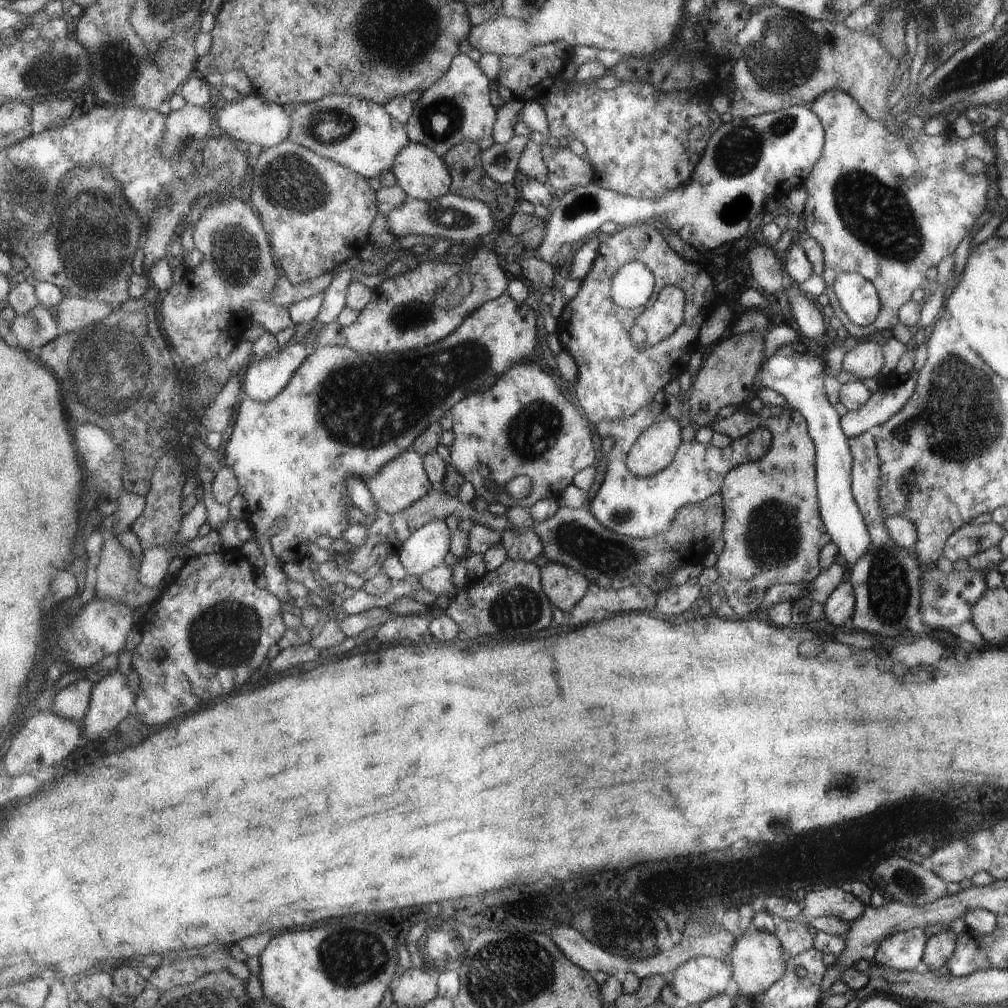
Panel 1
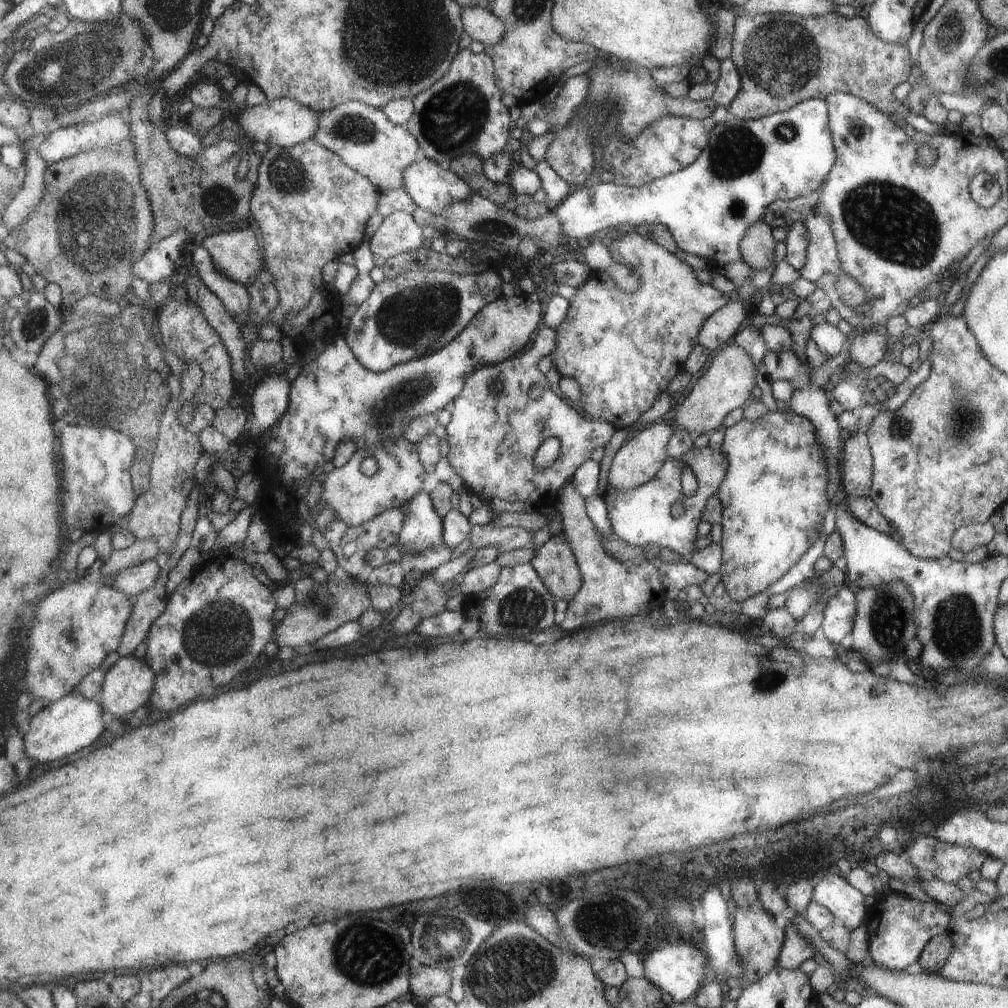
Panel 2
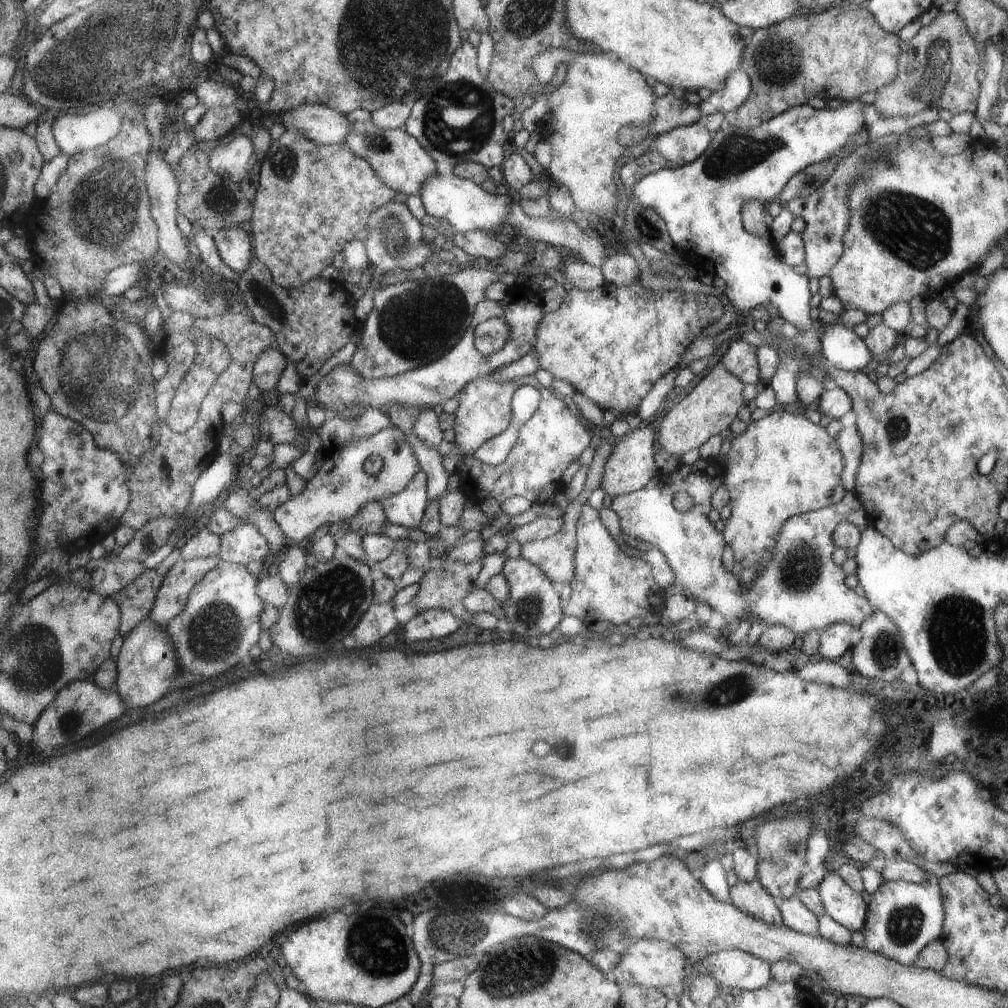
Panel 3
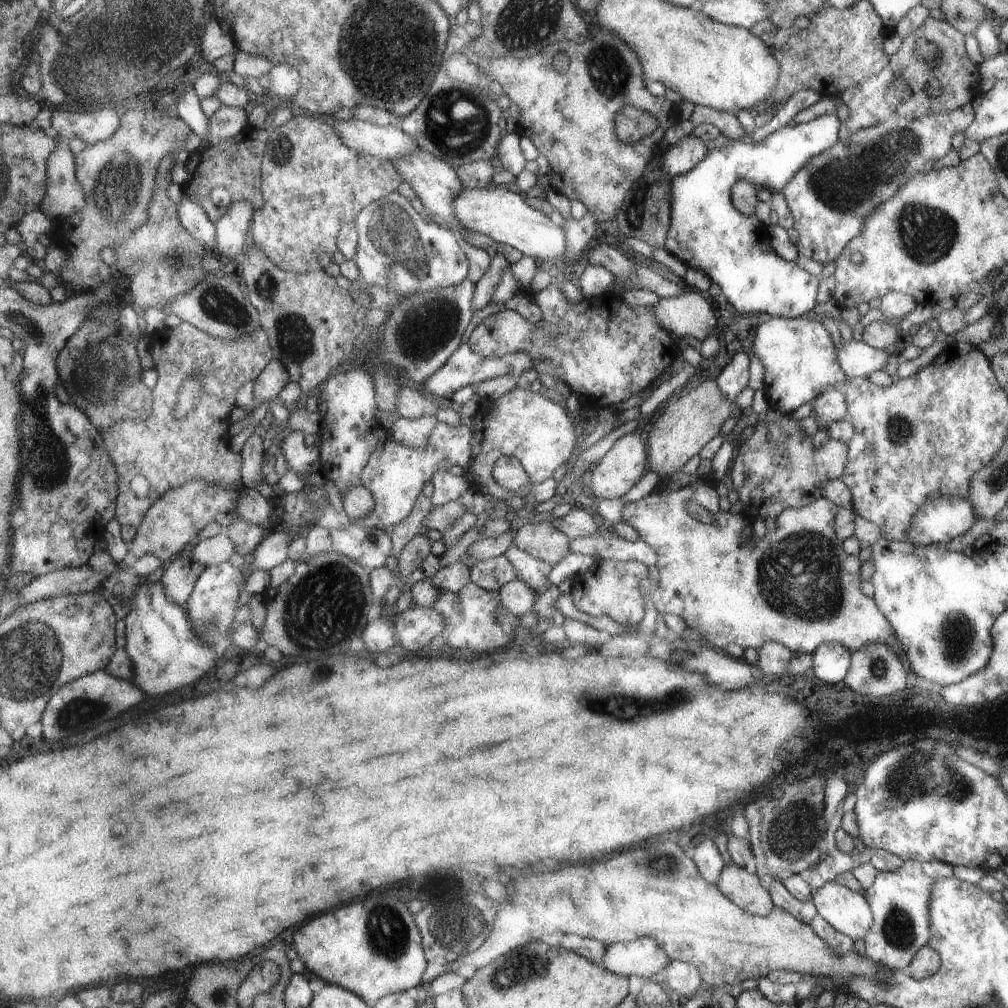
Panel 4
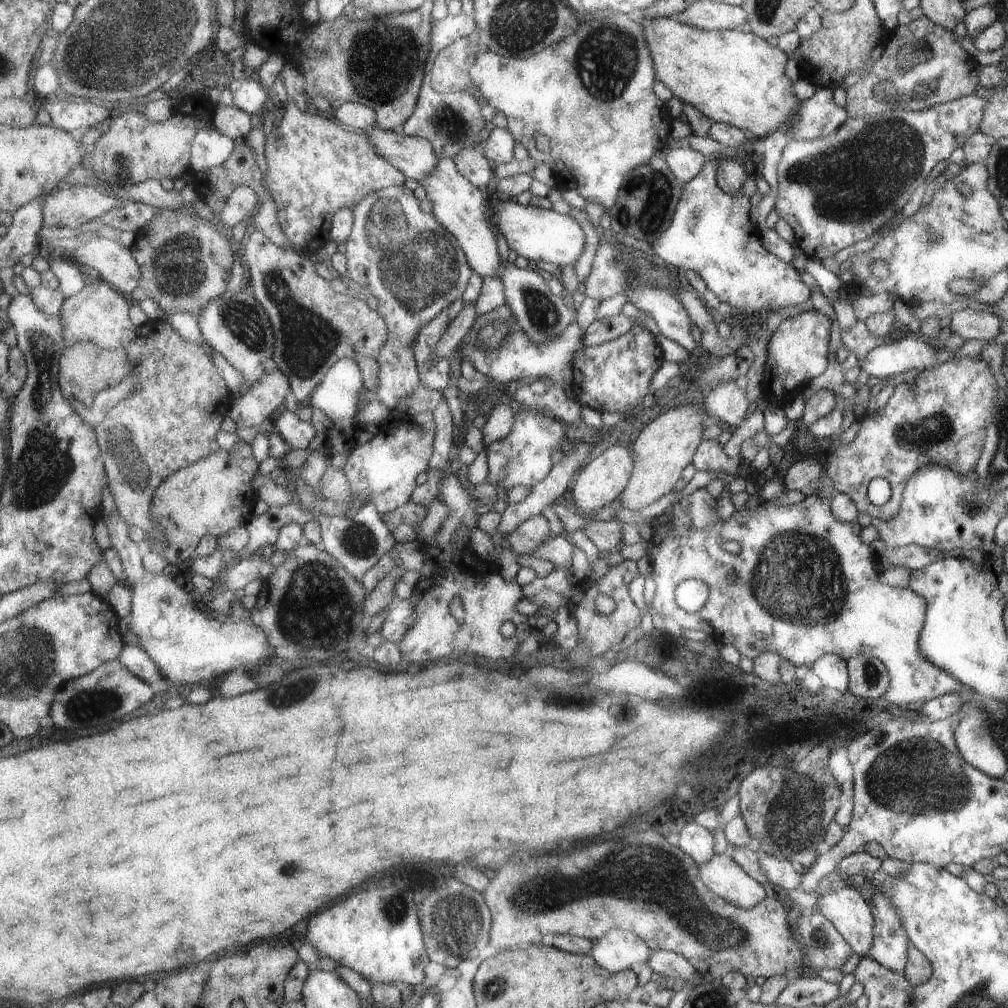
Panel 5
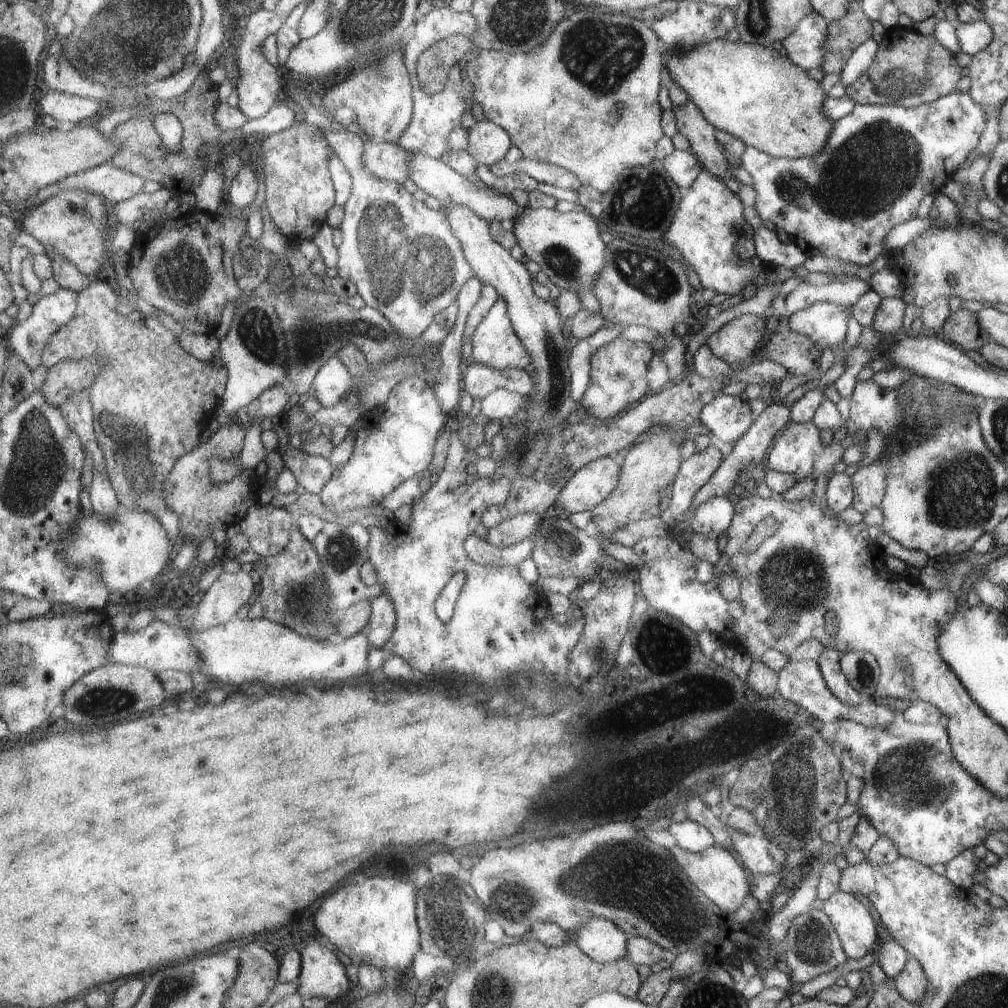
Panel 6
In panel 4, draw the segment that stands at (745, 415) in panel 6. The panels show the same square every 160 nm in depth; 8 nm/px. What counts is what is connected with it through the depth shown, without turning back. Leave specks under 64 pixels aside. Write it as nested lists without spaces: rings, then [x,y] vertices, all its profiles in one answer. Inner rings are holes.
[[[743,351],[737,352],[716,377],[719,388],[727,395],[727,398],[730,398],[730,401],[735,406],[735,414],[731,417],[742,414],[735,400],[748,387],[751,372],[750,355]]]

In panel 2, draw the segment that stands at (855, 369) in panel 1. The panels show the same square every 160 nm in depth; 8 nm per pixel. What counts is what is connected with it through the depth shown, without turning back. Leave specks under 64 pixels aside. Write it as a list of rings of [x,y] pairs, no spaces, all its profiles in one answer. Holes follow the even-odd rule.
[[[873,330],[858,332],[850,337],[849,358],[846,364],[861,367],[862,369],[872,368],[887,351],[887,336]]]

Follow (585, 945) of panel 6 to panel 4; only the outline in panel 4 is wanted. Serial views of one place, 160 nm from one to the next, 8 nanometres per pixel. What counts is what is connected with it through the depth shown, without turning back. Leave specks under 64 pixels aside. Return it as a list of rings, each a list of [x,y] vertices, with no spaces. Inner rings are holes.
[[[643,937],[612,944],[599,965],[626,977],[634,974],[647,982],[655,974],[663,973],[671,959],[654,938]]]

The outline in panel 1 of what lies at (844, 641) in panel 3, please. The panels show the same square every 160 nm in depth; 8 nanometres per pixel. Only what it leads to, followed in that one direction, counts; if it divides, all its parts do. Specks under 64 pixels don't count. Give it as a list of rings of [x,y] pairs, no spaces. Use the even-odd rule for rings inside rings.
[[[847,577],[835,588],[823,604],[824,616],[821,627],[827,632],[845,626],[847,619],[852,616],[855,600],[853,590],[849,586]]]

